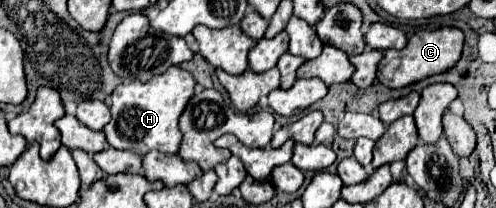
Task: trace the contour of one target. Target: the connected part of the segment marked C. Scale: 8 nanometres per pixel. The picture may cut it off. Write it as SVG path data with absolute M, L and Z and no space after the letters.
M440 27L440 29L432 29L432 31L428 31L428 29L416 31L408 39L408 43L402 51L398 51L398 49L384 51L384 59L378 63L378 81L386 87L398 89L398 87L406 87L410 83L416 83L424 77L448 71L460 59L462 43L464 43L464 33L458 27Z

